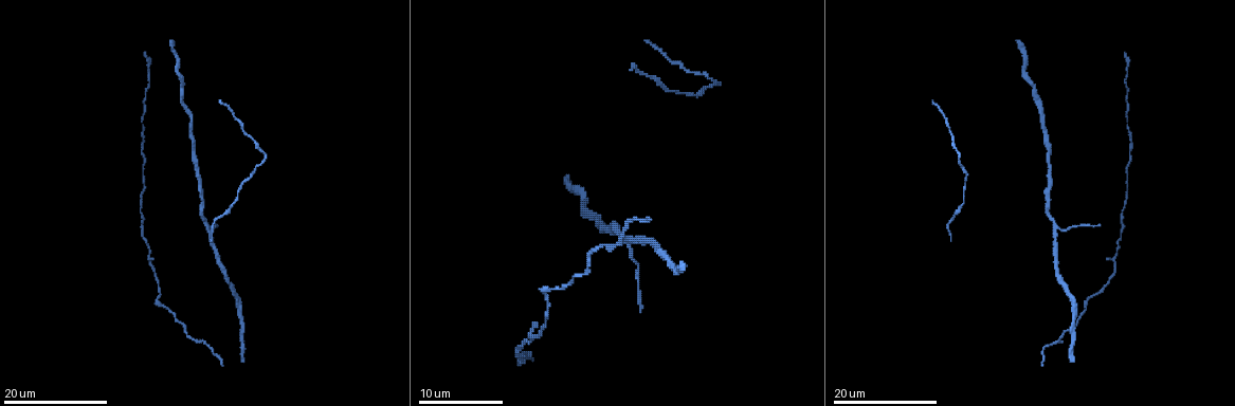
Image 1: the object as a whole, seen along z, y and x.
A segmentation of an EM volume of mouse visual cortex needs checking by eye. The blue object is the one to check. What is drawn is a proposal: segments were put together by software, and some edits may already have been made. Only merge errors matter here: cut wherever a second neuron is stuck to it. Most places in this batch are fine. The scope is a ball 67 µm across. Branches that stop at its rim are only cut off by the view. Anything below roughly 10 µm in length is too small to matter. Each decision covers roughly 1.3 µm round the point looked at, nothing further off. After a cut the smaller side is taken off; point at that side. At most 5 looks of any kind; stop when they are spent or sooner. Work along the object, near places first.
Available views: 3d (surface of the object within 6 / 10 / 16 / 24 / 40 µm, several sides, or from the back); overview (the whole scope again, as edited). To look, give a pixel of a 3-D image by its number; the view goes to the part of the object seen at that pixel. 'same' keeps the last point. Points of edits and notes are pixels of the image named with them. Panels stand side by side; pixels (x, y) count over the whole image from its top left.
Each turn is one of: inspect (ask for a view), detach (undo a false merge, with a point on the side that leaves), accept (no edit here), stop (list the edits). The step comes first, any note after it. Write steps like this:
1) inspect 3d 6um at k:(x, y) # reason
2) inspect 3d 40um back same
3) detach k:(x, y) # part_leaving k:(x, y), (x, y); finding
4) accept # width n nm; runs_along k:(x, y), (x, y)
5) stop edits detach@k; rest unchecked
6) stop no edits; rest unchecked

inspect 3d 24um at 1:(520, 357) # sudden change in width

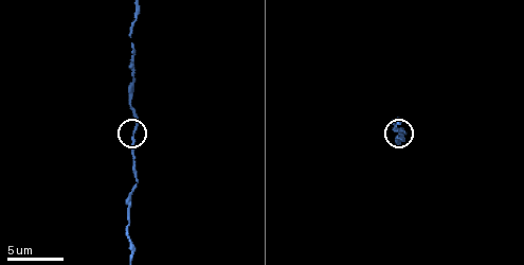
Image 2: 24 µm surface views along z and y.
inspect 3d 10um at 2:(135, 132)

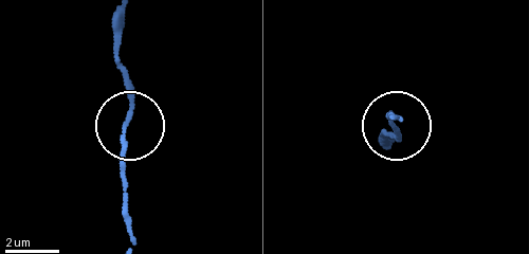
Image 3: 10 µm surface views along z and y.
accept # width 140 nm; runs_along 3:(129, 239), (122, 171), (129, 75), (115, 37); continuous, no second neuron

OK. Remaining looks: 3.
inspect 3d 24um at 1:(1047, 193)

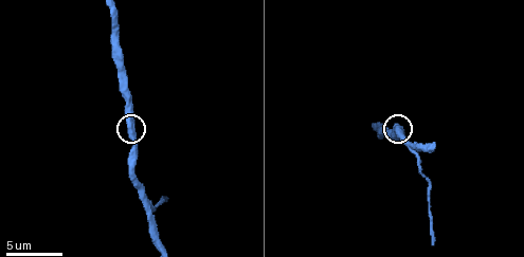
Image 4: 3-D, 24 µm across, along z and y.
inspect 3d 6um at 4:(129, 127) # closer look

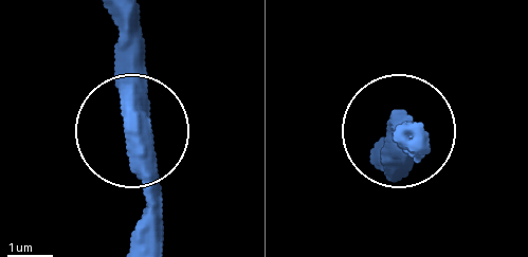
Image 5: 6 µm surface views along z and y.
inspect 3d 6um back at 5:(135, 133)

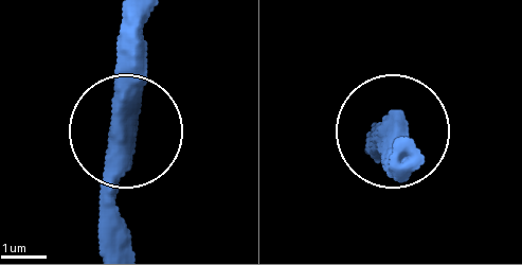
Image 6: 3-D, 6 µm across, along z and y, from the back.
accept # runs_along 6:(109, 245), (120, 33); all the same neuron

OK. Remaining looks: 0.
stop no edits; rest unchecked

